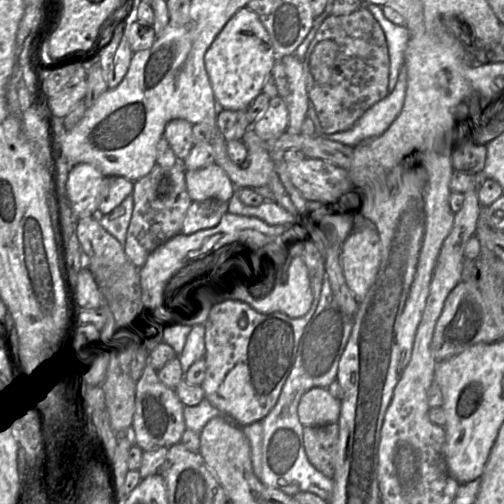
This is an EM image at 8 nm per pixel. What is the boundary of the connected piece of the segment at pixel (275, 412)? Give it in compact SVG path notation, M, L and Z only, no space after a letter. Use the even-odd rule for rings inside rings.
M329 280L323 281L316 311L304 328L295 360L275 406L261 421L239 425L247 438L255 476L268 488L293 496L310 492L329 502L333 481L315 469L307 458L303 443L303 425L298 418L298 405L304 393L314 387L327 388L336 380L341 356L348 343L353 319L339 306Z

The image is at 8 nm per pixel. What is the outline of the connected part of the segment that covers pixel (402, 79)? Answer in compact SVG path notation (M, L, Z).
M403 65L396 86L385 98L371 106L347 131L336 132L325 138L356 146L383 134L402 109L407 87L407 71Z

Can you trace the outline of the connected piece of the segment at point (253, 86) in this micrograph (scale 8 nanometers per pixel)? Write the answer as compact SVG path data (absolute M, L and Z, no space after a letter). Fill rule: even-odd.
M248 7L238 10L204 56L205 68L219 108L247 110L262 92L277 58L269 34L258 15Z

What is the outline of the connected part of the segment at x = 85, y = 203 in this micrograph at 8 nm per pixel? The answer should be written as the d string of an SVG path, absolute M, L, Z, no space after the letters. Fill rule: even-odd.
M79 163L70 169L66 191L78 219L90 217L97 210L104 178L92 164Z

